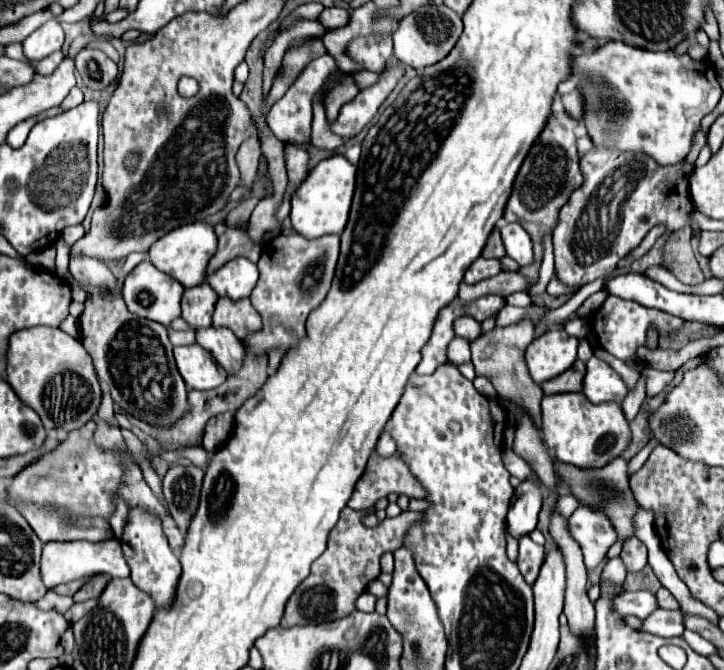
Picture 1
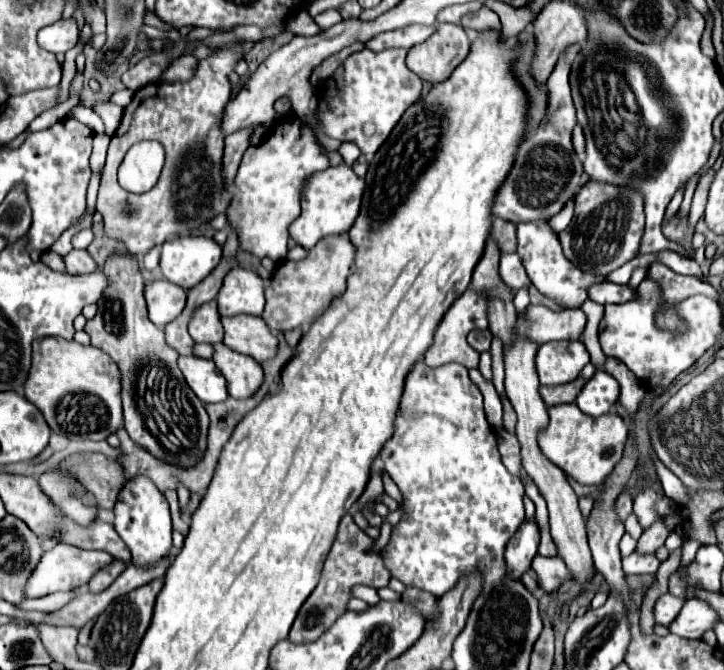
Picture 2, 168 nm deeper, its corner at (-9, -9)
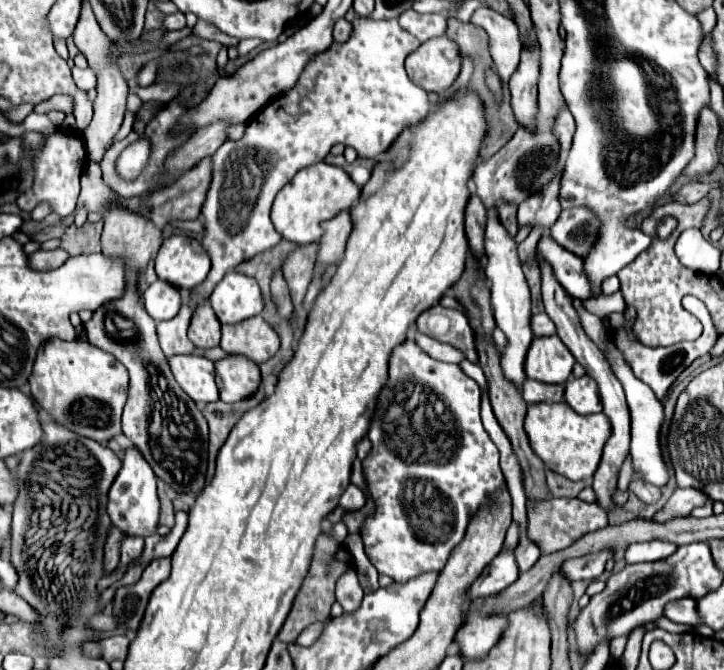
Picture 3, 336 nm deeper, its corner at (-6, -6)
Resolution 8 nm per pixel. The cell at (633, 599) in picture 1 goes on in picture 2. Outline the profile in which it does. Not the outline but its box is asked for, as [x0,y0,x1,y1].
[654,594,684,626]

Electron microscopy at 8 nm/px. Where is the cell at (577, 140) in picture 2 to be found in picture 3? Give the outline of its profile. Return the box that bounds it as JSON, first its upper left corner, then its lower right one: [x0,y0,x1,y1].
[555,111,575,151]

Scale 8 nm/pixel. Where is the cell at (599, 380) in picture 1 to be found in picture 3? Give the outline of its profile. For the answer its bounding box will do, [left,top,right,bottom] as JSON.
[565,375,603,415]

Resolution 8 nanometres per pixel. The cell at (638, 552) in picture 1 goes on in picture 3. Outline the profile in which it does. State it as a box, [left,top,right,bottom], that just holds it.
[653,489,707,523]

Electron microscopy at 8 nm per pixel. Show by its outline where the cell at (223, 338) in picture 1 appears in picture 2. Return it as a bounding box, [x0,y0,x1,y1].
[212,344,264,398]

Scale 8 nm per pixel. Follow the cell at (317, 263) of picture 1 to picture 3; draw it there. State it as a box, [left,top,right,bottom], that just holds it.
[317,211,351,265]

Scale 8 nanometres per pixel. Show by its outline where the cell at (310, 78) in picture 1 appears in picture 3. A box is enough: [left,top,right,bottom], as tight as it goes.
[397,9,447,43]

